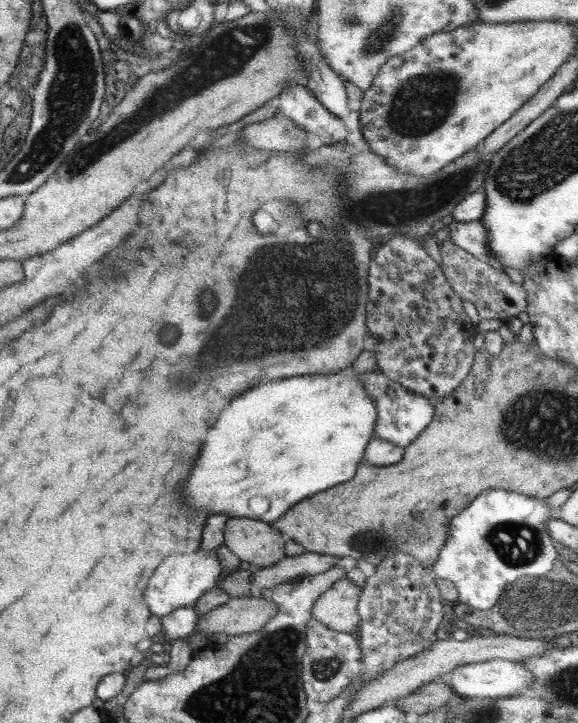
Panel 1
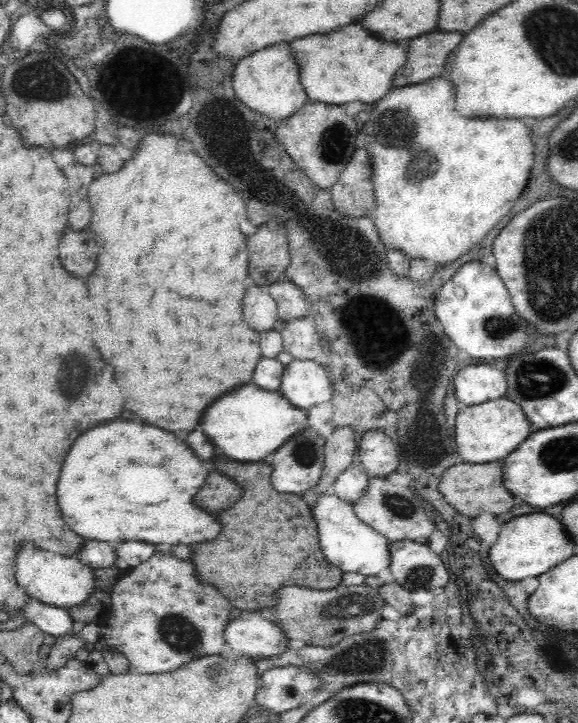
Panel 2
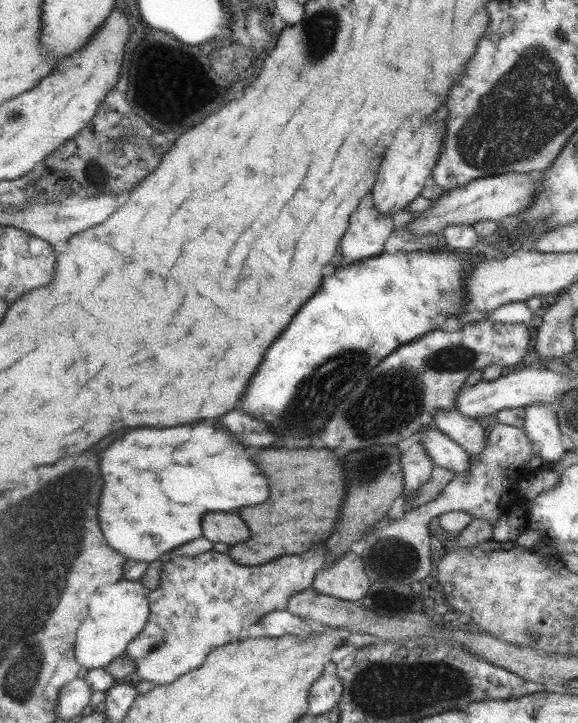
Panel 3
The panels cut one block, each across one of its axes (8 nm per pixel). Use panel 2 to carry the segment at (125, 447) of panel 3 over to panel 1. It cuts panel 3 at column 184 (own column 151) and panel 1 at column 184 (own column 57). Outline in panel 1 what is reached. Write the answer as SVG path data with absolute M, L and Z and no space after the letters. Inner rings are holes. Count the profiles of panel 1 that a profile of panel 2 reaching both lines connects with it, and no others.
M313 374L261 384L235 398L221 412L215 426L207 434L199 458L195 460L183 486L187 504L205 508L211 515L223 512L227 518L249 517L270 524L299 500L353 478L355 466L359 464L361 454L373 434L373 422L375 406L362 380L357 380L354 375ZM253 496L261 496L269 502L267 510L261 515L256 516L248 509L247 498Z

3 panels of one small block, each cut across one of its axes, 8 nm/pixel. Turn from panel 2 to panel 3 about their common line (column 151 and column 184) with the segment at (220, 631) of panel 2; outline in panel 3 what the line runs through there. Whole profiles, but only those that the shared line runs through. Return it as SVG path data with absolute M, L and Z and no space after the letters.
M317 542L303 554L281 555L259 566L241 566L231 561L227 553L213 551L213 548L191 558L179 556L168 559L162 563L159 586L147 592L147 622L125 646L123 656L135 663L135 674L140 680L153 682L154 686L169 684L182 674L195 670L213 649L236 642L241 630L255 625L267 612L285 609L289 596L310 586L316 572L330 565L325 545L325 542Z

